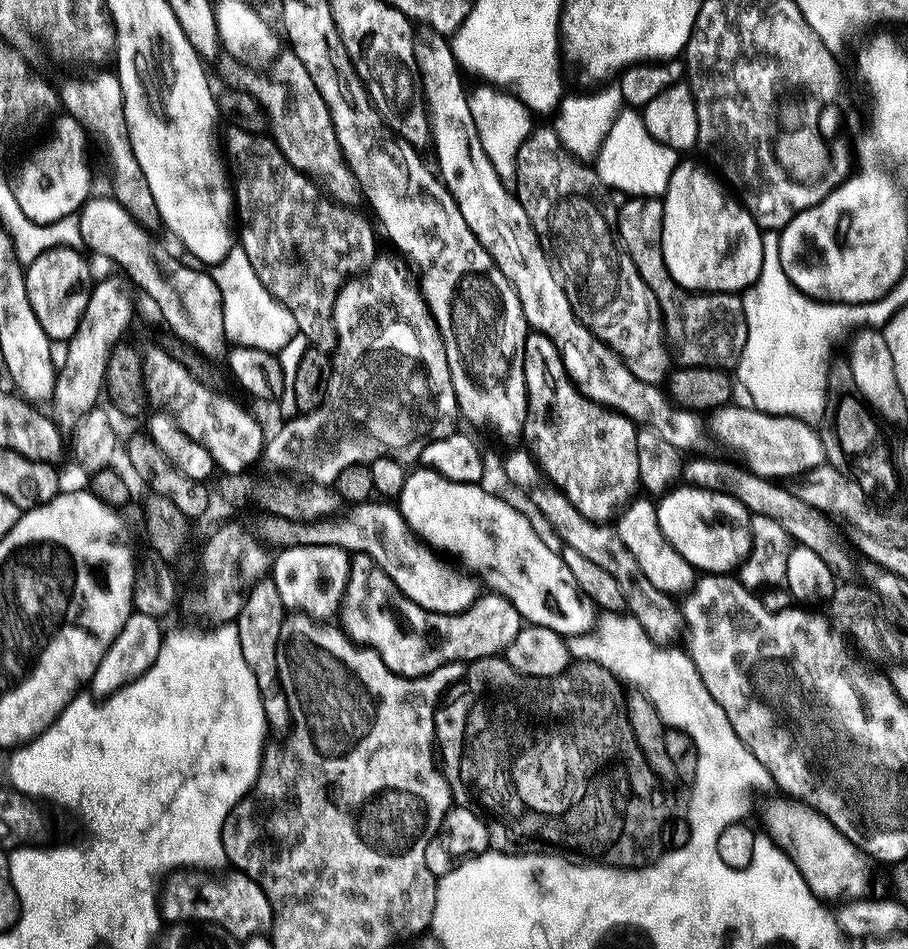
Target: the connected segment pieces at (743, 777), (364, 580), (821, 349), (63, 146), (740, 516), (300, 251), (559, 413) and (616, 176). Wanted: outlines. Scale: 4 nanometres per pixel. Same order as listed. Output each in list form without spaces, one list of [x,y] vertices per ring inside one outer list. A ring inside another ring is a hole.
[[[631,614],[607,615],[597,623],[593,631],[587,632],[585,636],[573,636],[567,643],[569,653],[576,660],[589,660],[617,674],[628,672],[622,676],[625,685],[660,684],[664,693],[661,694],[660,700],[655,701],[655,706],[662,722],[668,728],[677,728],[679,732],[684,732],[690,738],[690,742],[694,742],[696,751],[696,774],[691,781],[693,784],[684,812],[704,812],[704,816],[708,816],[710,820],[716,820],[716,826],[723,832],[726,827],[741,823],[748,818],[746,816],[754,804],[754,791],[760,794],[773,788],[772,775],[758,762],[754,754],[751,754],[746,744],[738,738],[737,731],[730,725],[730,718],[726,718],[726,710],[718,706],[718,702],[714,700],[710,690],[702,682],[692,657],[687,651],[681,647],[680,649],[672,648],[676,646],[665,646],[663,643],[652,641],[650,634],[642,626],[642,622],[638,622]]]
[[[359,554],[351,557],[348,566],[348,585],[344,591],[344,601],[338,613],[339,627],[348,637],[366,648],[373,648],[386,662],[390,670],[400,676],[429,676],[438,666],[446,666],[457,662],[481,660],[487,656],[498,656],[507,653],[510,642],[518,638],[522,621],[518,610],[504,596],[499,594],[482,594],[464,612],[454,614],[430,613],[422,606],[410,602],[398,586],[374,562],[374,558]]]
[[[779,231],[763,233],[762,254],[761,273],[742,296],[748,337],[738,361],[740,380],[758,411],[793,416],[815,425],[825,419],[829,368],[834,361],[832,347],[843,338],[847,328],[861,327],[862,308],[859,304],[821,302],[799,292],[782,268]]]
[[[67,114],[61,115],[51,128],[48,141],[38,145],[21,162],[16,177],[10,180],[12,193],[22,214],[40,224],[77,215],[93,191],[92,168],[88,165],[89,133],[73,116]]]
[[[680,487],[665,492],[656,504],[656,521],[664,537],[701,573],[728,574],[739,569],[752,549],[752,516],[748,508],[721,492]]]
[[[229,127],[227,131],[226,160],[234,177],[239,247],[244,249],[246,258],[250,258],[254,274],[262,278],[262,286],[270,290],[275,300],[282,301],[296,313],[297,329],[314,342],[315,347],[327,349],[333,335],[332,303],[338,288],[324,284],[324,279],[339,266],[340,256],[358,247],[372,228],[367,218],[350,208],[352,206],[331,204],[316,189],[319,188],[317,181],[285,160],[275,139],[241,128]],[[300,256],[304,256],[304,260]]]
[[[529,331],[524,347],[524,377],[528,391],[528,420],[524,424],[522,436],[529,440],[530,451],[545,477],[564,492],[566,498],[570,498],[570,502],[582,515],[597,522],[615,521],[632,503],[640,488],[636,453],[637,425],[621,412],[613,412],[585,396],[564,368],[560,349],[554,346],[554,342],[550,342],[550,338],[546,338],[546,334]]]
[[[631,106],[621,108],[616,121],[610,126],[606,138],[594,161],[594,171],[605,189],[617,188],[625,197],[663,197],[670,186],[671,175],[678,163],[678,154],[670,146],[658,142],[646,130],[643,115]]]

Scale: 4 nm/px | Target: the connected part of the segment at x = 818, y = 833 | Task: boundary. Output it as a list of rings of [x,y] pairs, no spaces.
[[[787,799],[772,800],[765,806],[763,831],[796,863],[802,878],[806,878],[806,886],[810,886],[812,893],[824,902],[867,897],[868,883],[872,880],[869,857],[847,836],[843,836],[822,813],[801,800]]]

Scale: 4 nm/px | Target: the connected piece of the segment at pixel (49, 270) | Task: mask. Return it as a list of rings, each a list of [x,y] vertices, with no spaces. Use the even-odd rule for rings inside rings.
[[[54,248],[40,253],[38,258],[34,258],[24,268],[26,294],[30,298],[34,318],[38,318],[42,330],[46,330],[48,339],[53,342],[71,340],[78,330],[78,322],[82,322],[89,289],[94,283],[87,258],[80,248]]]

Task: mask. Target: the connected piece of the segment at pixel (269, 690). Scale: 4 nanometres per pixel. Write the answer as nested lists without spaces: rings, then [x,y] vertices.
[[[265,578],[253,583],[247,589],[244,609],[234,621],[242,642],[242,654],[246,654],[246,664],[250,666],[250,670],[254,670],[254,678],[258,682],[268,727],[274,732],[282,732],[285,729],[286,732],[291,727],[292,719],[290,706],[281,684],[282,674],[279,672],[280,664],[282,668],[279,634],[285,615],[286,609],[282,602],[282,594],[278,594],[276,581],[272,578]]]

